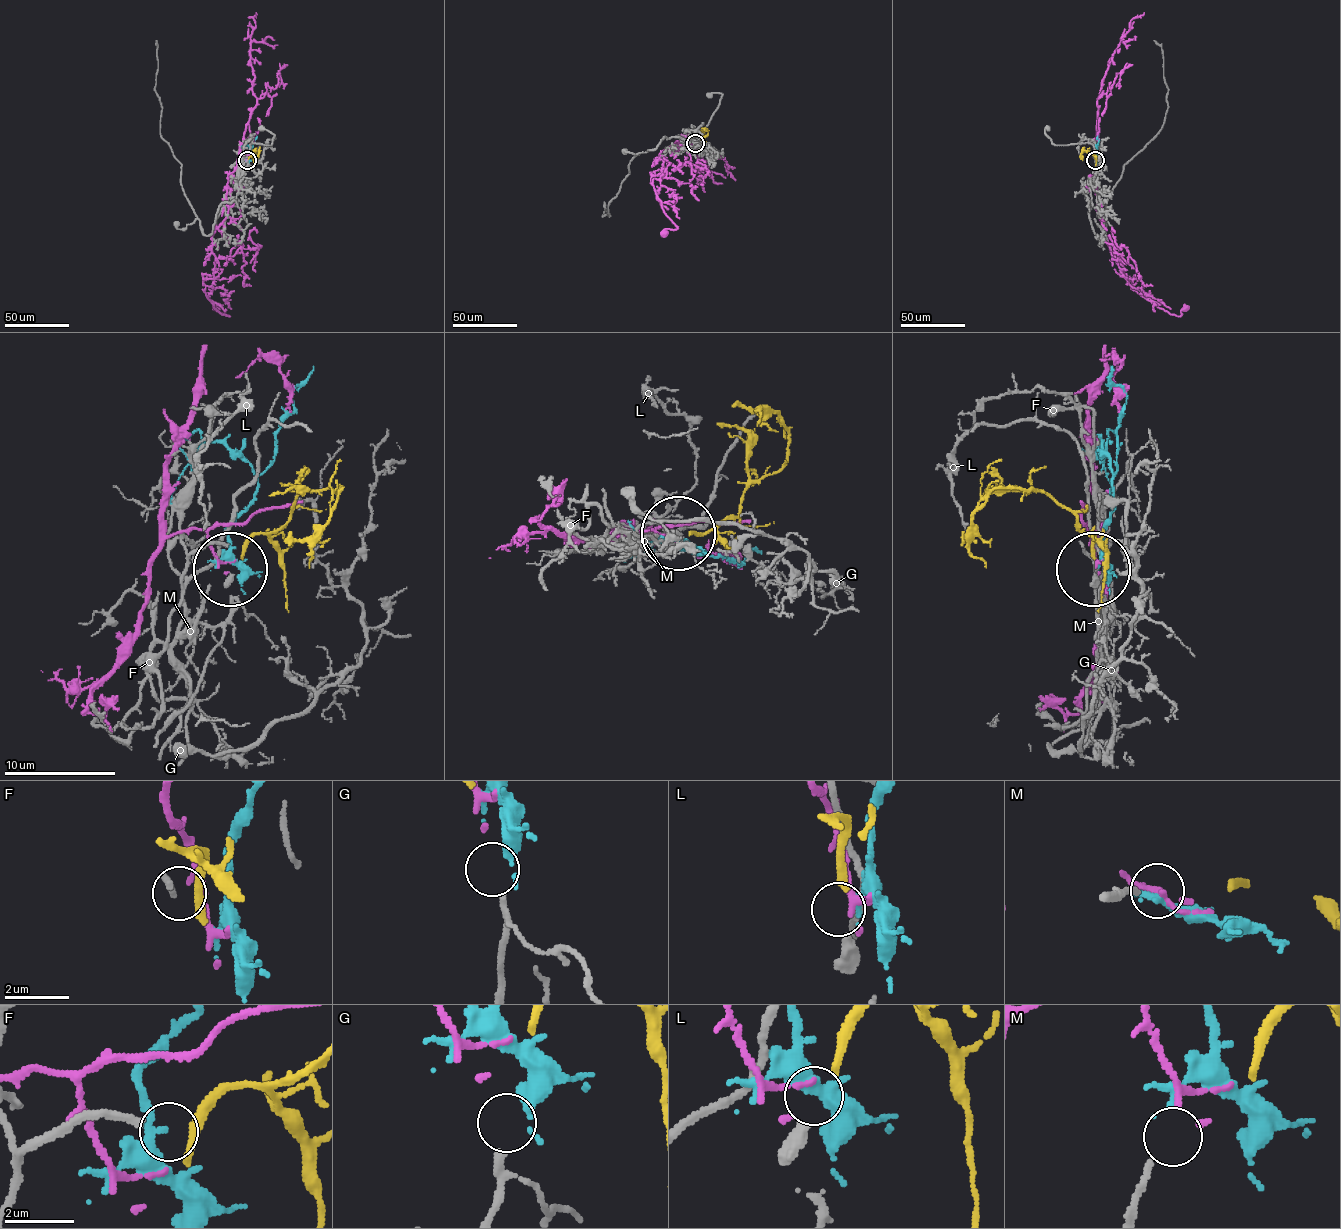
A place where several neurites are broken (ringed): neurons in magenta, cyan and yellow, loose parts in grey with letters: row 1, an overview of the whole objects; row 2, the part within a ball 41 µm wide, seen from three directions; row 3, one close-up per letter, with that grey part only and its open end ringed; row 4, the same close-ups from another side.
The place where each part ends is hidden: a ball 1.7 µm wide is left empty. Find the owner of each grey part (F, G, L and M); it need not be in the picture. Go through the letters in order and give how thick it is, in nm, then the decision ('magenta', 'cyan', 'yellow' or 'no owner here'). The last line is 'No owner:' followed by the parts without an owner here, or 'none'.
F: 190 nm thick; no owner here
G: 150 nm thick; cyan
L: 360 nm thick; yellow
M: 170 nm thick; magenta
No owner: F

